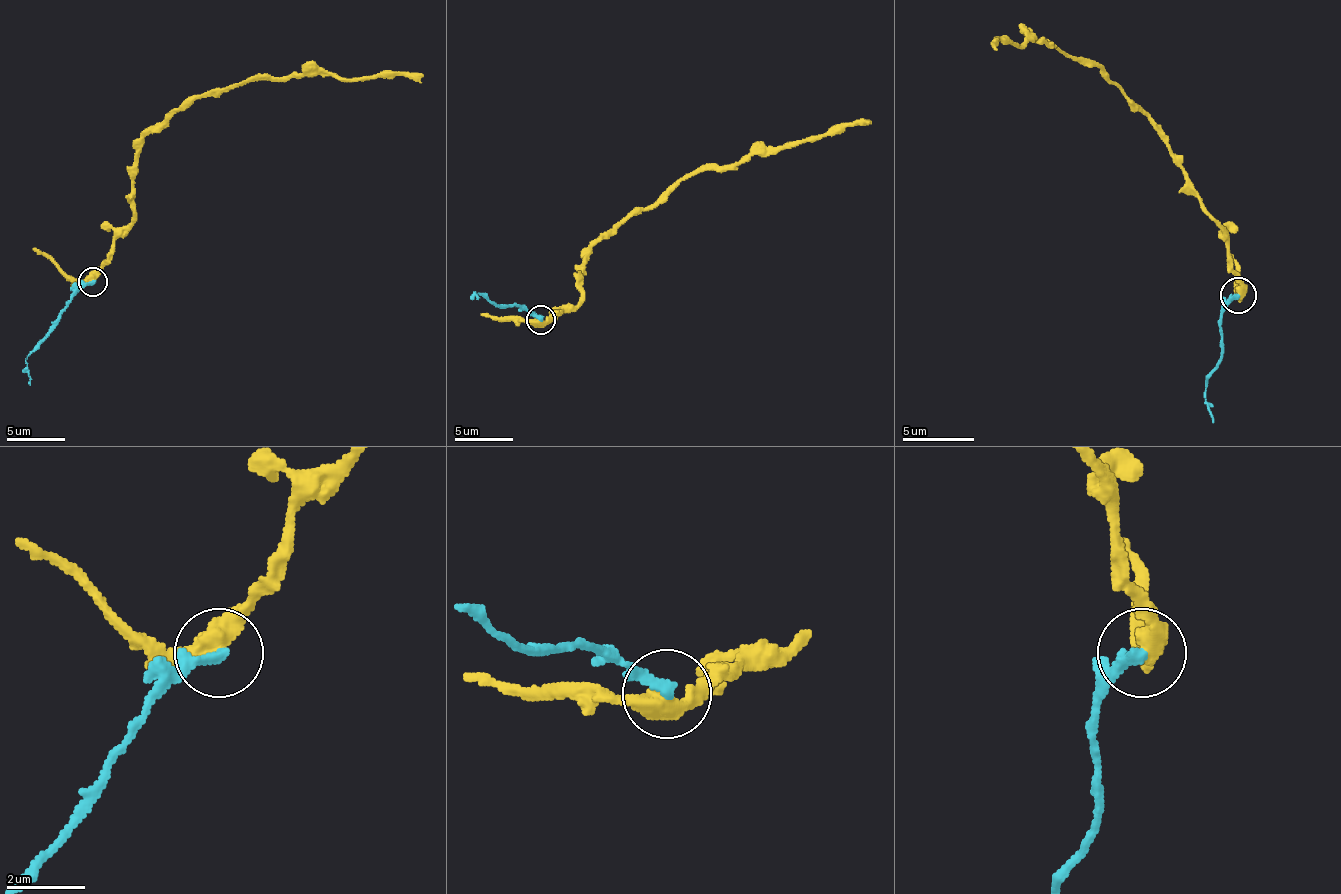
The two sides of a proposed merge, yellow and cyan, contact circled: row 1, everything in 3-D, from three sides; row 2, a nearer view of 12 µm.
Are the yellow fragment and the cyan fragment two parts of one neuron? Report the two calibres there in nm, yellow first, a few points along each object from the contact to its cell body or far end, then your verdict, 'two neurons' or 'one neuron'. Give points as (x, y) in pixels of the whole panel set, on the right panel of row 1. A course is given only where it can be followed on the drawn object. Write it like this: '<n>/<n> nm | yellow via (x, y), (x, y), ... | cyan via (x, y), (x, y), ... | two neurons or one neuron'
480/280 nm | yellow via (1237, 294), (1230, 237), (1158, 126), (1108, 75), (1032, 40), (1025, 47), (1000, 40), (993, 50) | cyan via (1237, 294), (1223, 312), (1223, 355), (1205, 391), (1212, 423) | two neurons

